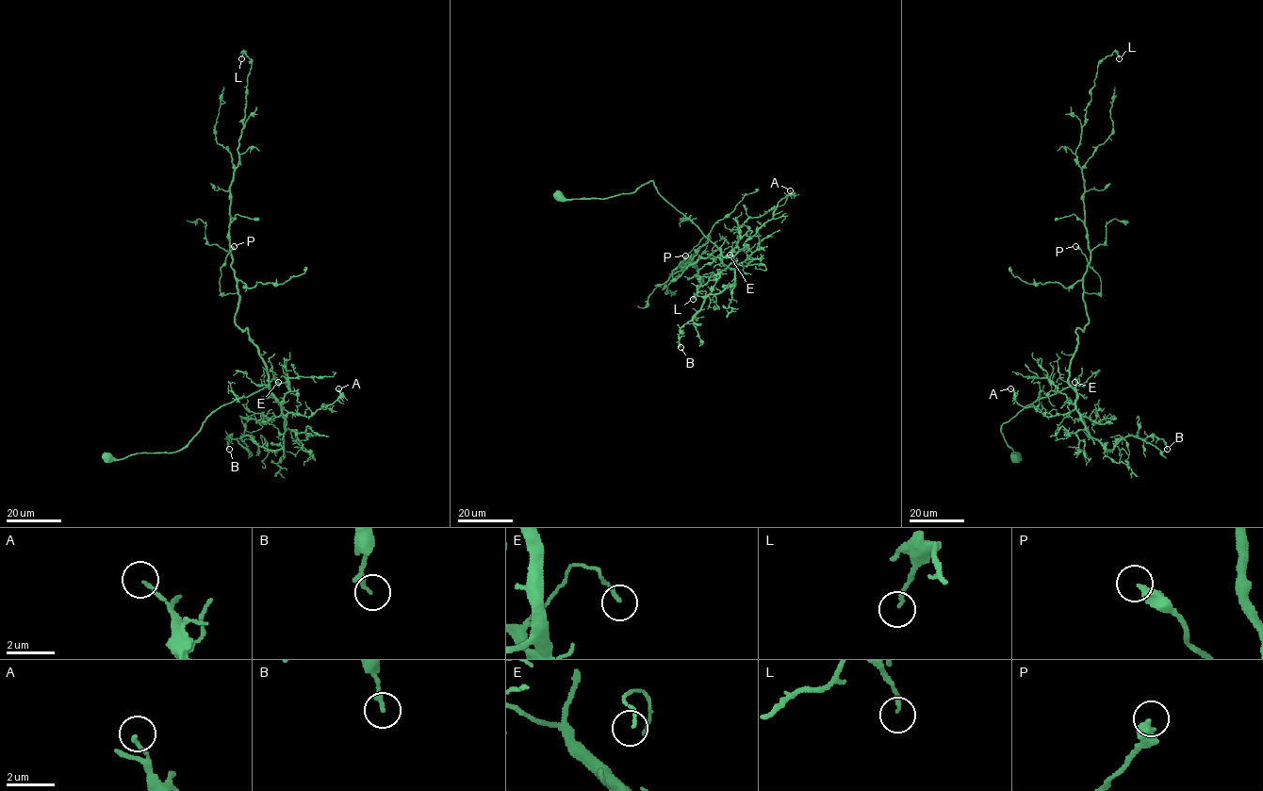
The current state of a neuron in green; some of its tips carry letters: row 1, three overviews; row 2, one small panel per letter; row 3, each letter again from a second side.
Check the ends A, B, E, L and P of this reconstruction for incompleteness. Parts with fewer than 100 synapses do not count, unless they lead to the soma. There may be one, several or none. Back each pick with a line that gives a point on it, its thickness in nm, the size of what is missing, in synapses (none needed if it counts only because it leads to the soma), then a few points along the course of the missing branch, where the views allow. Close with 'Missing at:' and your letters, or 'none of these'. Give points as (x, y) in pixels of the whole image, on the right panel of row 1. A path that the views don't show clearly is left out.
Missing at: none of these

